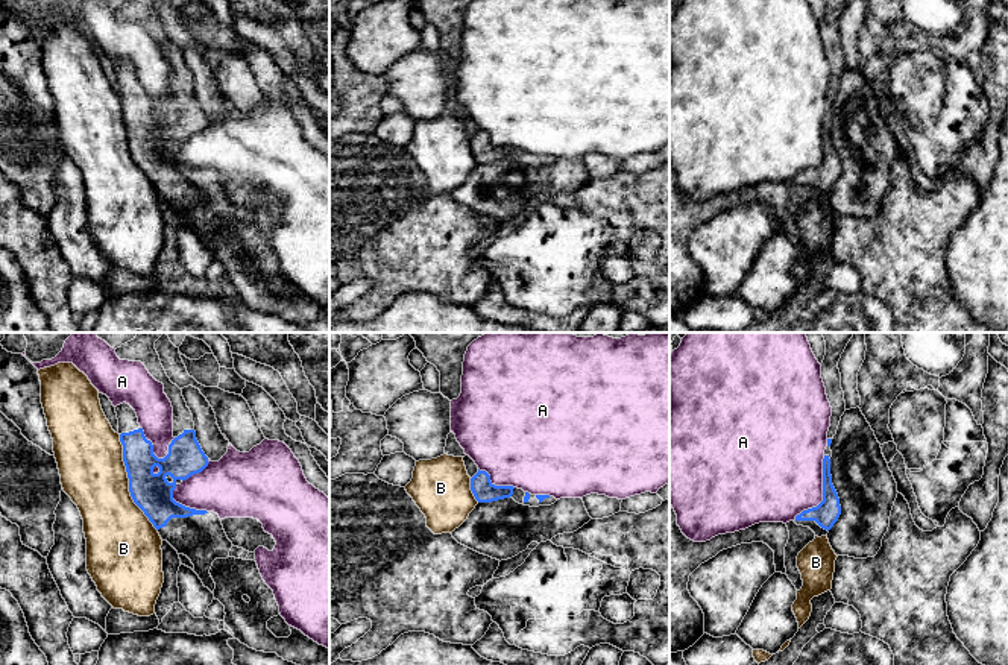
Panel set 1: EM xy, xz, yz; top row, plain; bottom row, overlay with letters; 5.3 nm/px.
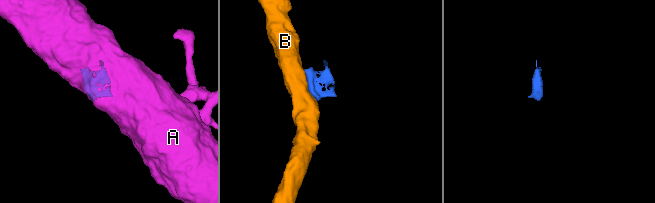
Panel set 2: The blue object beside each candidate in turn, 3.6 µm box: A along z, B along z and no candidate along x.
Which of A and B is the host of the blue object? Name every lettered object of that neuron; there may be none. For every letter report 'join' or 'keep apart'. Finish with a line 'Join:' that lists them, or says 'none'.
A: keep apart
B: keep apart
Join: none

